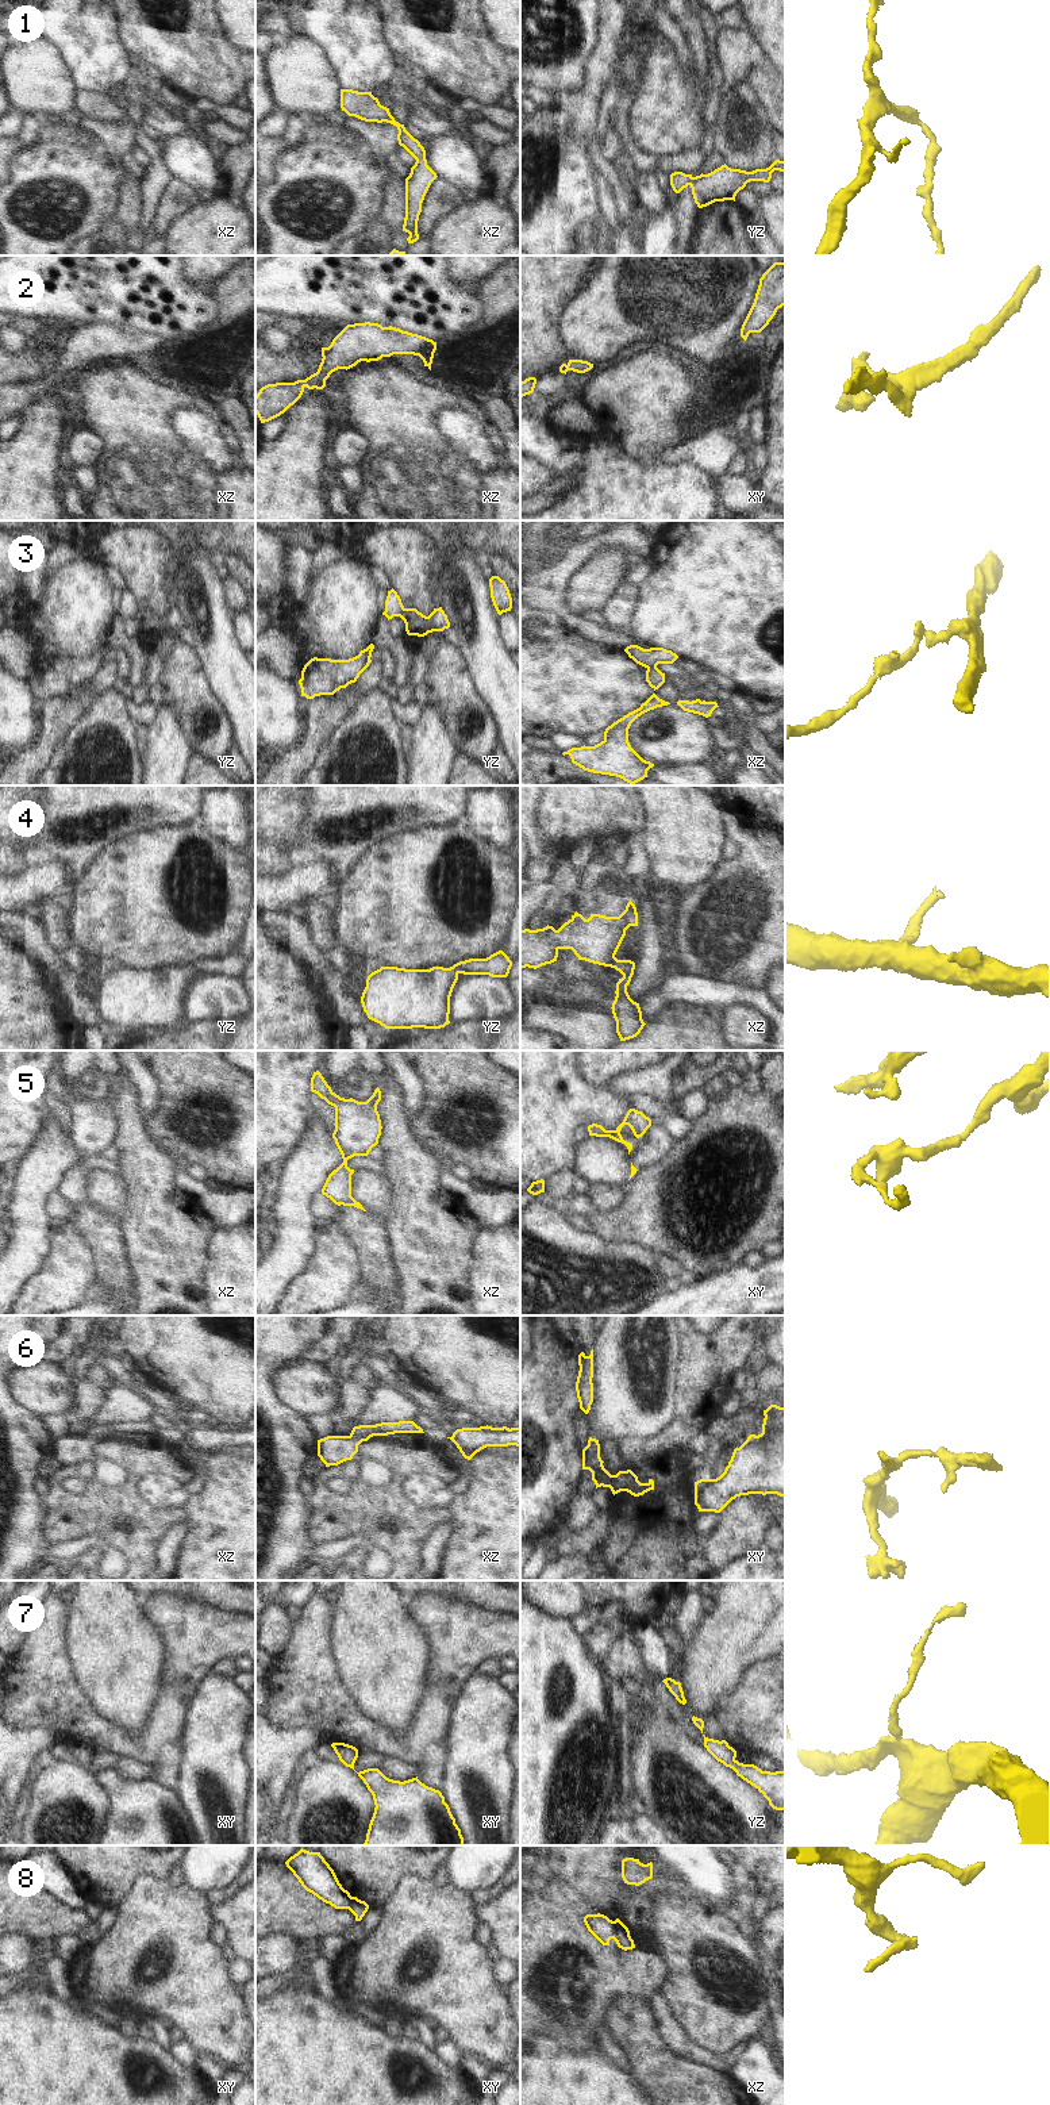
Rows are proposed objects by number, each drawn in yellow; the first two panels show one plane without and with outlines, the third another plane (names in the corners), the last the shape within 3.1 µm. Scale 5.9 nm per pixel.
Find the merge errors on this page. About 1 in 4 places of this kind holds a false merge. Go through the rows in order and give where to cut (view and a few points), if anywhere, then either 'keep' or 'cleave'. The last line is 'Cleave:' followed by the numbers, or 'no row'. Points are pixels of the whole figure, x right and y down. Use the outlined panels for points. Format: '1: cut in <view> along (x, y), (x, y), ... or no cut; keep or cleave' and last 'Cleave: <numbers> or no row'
1: no cut; keep
2: no cut; keep
3: cut in xz along (656, 665), (647, 669); cleave
4: no cut; keep
5: no cut; keep
6: no cut; keep
7: no cut; keep
8: cut in xz along (614, 1921), (614, 1938), (616, 1940); cleave
Cleave: 3, 8

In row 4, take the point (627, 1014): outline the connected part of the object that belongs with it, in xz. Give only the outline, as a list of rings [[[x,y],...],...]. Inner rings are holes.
[[[631,900],[619,917],[591,914],[585,919],[576,911],[558,930],[549,925],[536,930],[520,930],[520,969],[536,969],[557,961],[559,949],[572,949],[578,960],[615,968],[623,975],[616,983],[616,996],[611,1007],[616,1033],[620,1041],[634,1038],[646,1025],[639,1003],[627,992],[635,963],[615,957],[630,926],[638,926],[636,907]]]

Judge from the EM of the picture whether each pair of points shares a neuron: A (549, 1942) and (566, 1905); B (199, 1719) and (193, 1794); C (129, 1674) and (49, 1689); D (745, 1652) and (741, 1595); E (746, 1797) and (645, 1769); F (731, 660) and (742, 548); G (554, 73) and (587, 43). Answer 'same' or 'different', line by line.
A: same
B: same
C: different
D: same
E: same
F: same
G: same

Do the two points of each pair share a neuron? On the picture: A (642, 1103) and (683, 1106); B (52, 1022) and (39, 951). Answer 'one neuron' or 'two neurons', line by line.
A: one neuron
B: two neurons

